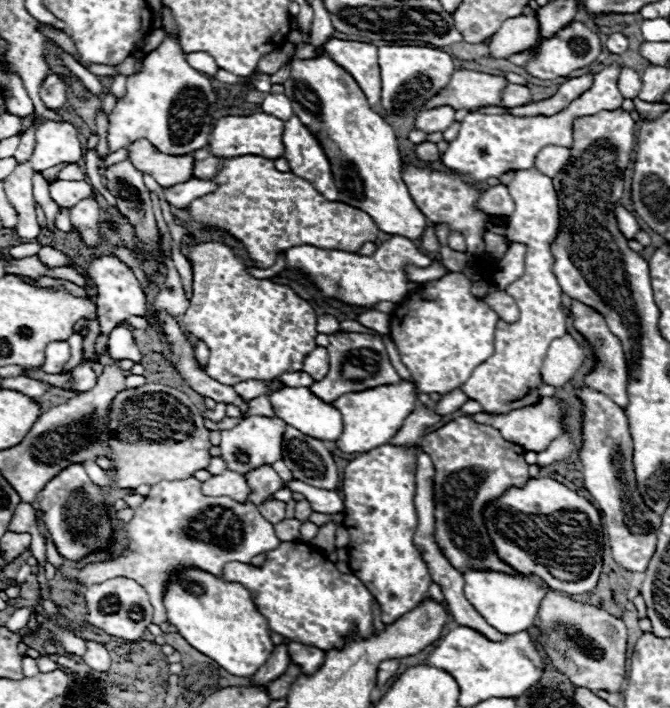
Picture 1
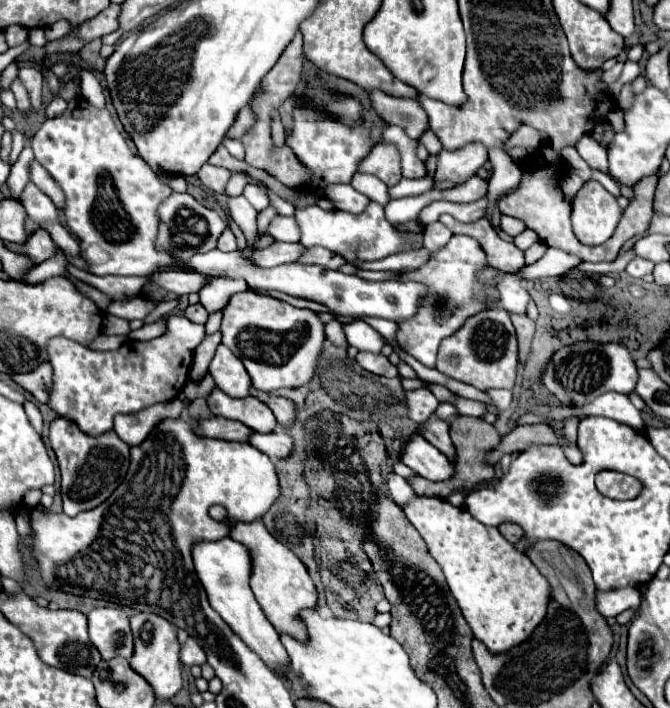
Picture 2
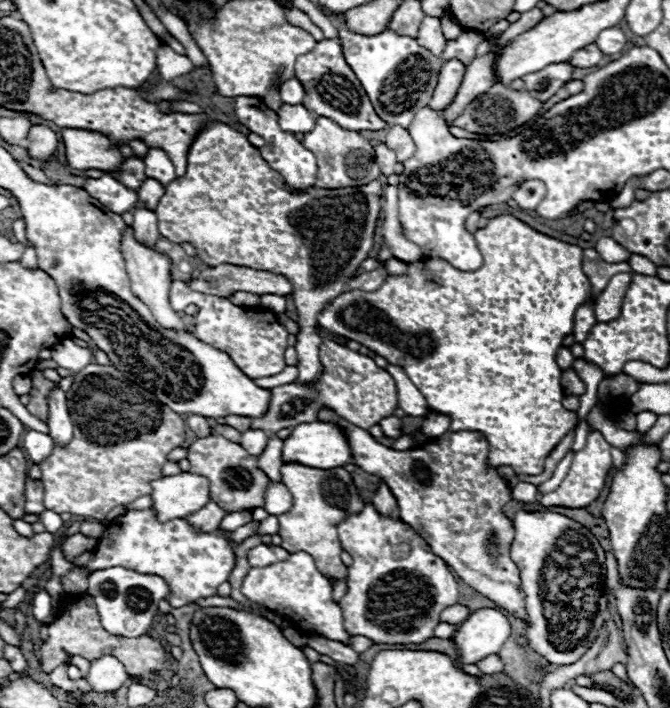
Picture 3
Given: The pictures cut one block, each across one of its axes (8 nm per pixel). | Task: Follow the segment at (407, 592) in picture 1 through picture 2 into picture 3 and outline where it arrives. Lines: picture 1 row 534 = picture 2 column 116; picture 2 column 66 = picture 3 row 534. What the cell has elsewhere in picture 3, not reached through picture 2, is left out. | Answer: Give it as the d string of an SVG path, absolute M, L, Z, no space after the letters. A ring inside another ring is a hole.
M366 502L364 508L352 516L346 516L338 524L338 536L342 548L352 556L354 564L348 566L348 592L340 600L344 612L344 628L354 636L366 636L376 644L420 644L434 636L434 628L440 624L438 616L444 608L458 602L458 582L450 566L432 552L428 542L418 536L418 532L390 516L382 516L372 502ZM402 574L418 574L404 578L390 578Z

